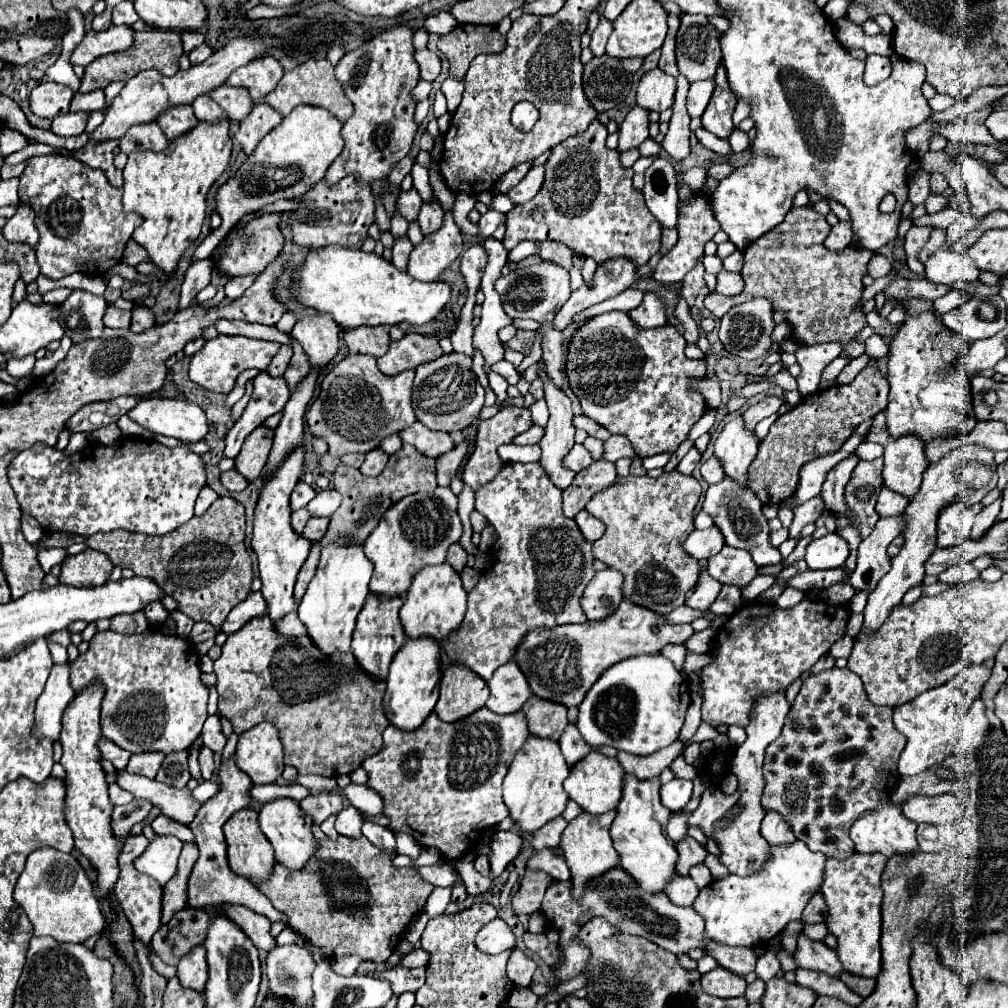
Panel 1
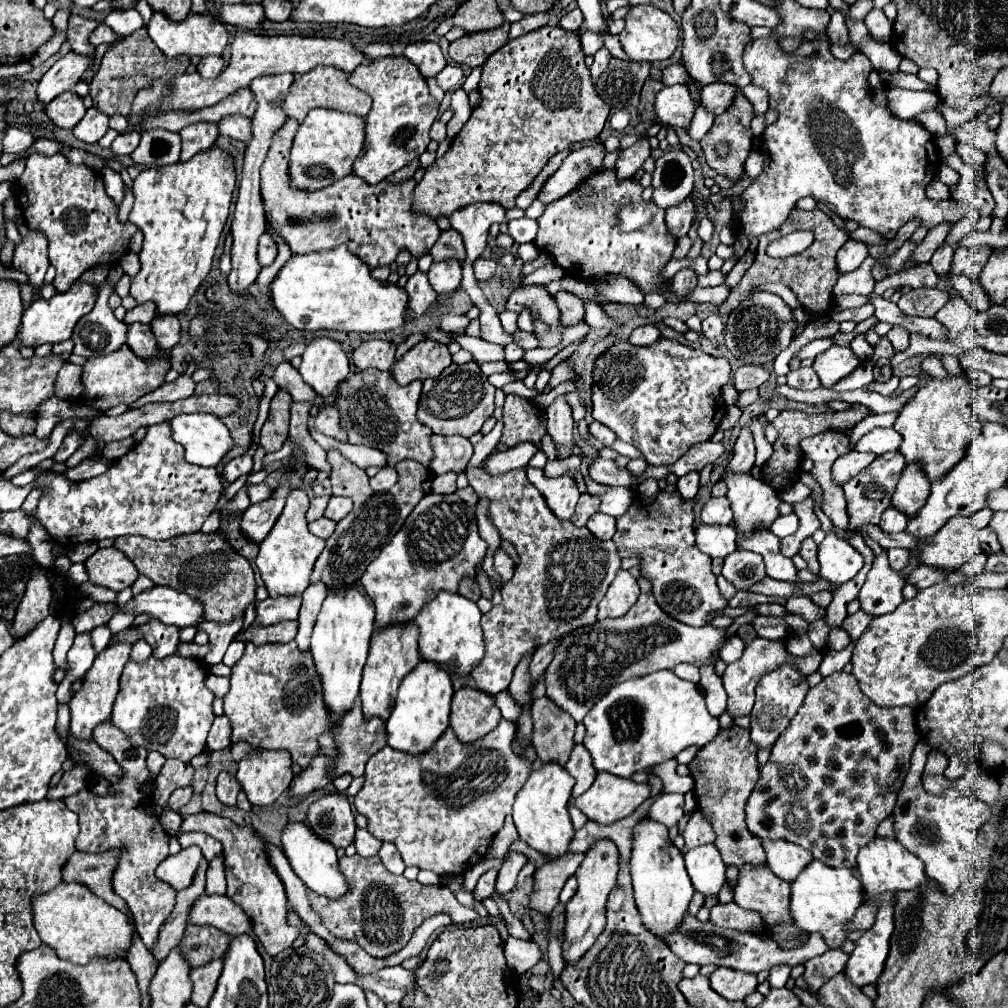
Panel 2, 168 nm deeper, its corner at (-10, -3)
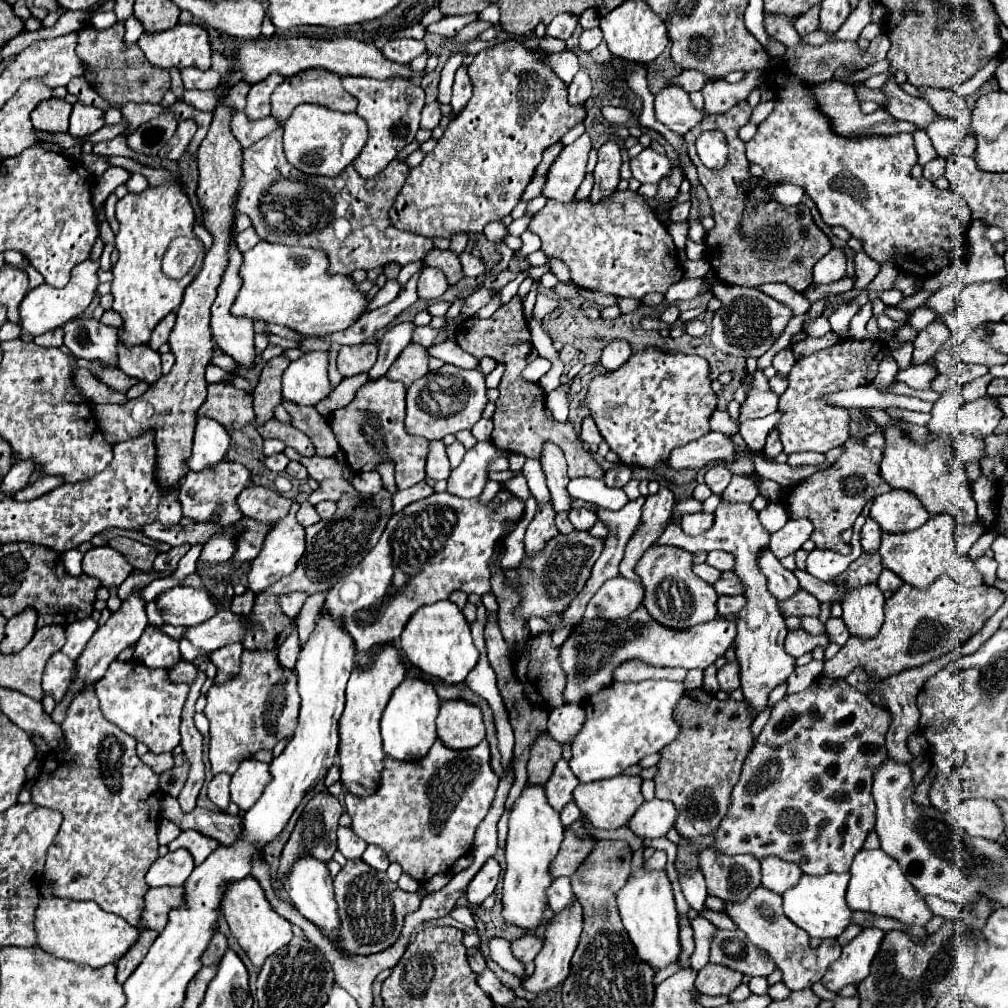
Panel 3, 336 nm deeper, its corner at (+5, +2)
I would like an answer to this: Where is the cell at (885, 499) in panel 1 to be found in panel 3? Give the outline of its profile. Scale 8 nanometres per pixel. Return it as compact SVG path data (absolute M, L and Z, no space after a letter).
M867 517L863 529L861 529L861 549L863 553L875 553L879 549L879 541L881 541L881 527Z

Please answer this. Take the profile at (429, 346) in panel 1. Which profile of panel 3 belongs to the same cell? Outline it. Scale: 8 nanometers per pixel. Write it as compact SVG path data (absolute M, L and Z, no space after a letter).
M411 343L403 349L403 353L397 357L397 361L389 367L387 379L401 381L409 387L409 383L413 383L413 381L427 375L427 371L429 371L427 363L429 363L427 349L421 347L421 345Z

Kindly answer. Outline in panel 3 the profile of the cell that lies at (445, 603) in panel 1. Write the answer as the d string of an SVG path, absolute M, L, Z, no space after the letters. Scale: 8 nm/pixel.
M437 601L413 613L413 617L403 629L399 647L415 667L419 667L423 673L443 679L445 683L465 681L465 677L477 665L479 659L479 651L471 639L469 623L465 621L461 609L451 601Z

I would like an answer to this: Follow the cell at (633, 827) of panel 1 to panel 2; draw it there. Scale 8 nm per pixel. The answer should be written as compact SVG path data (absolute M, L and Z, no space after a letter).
M642 818L632 830L632 852L630 852L630 876L634 884L636 908L642 916L644 926L656 934L666 936L674 932L688 910L694 894L694 886L684 866L682 852L672 844L668 828L664 824L652 822L652 818Z

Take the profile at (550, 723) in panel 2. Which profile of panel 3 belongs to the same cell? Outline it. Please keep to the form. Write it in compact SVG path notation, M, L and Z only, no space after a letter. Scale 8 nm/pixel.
M547 733L541 735L531 747L531 759L527 763L527 785L547 783L553 767L561 759L561 745Z

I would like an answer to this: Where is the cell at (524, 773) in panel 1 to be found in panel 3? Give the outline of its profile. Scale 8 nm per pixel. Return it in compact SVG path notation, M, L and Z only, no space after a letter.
M531 785L523 789L523 795L515 801L509 817L509 833L507 833L507 843L505 843L505 873L503 873L503 921L521 929L537 929L543 923L543 913L547 909L547 887L551 885L553 877L549 875L549 865L555 859L559 845L563 841L563 825L559 819L559 813L547 803L545 791L539 785Z

